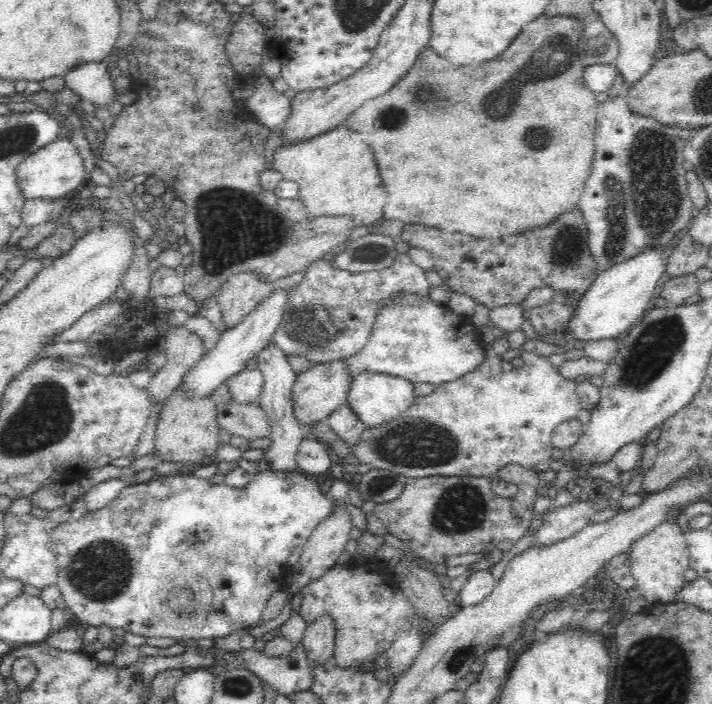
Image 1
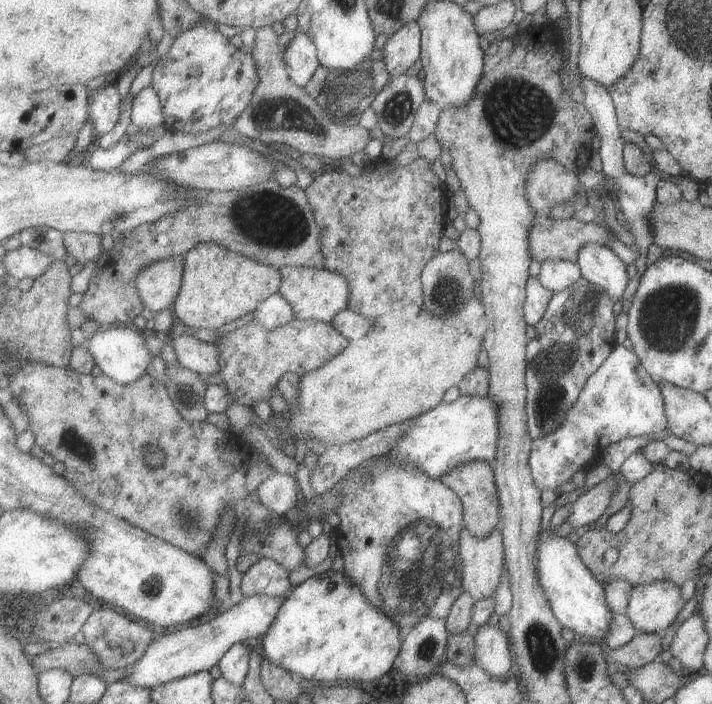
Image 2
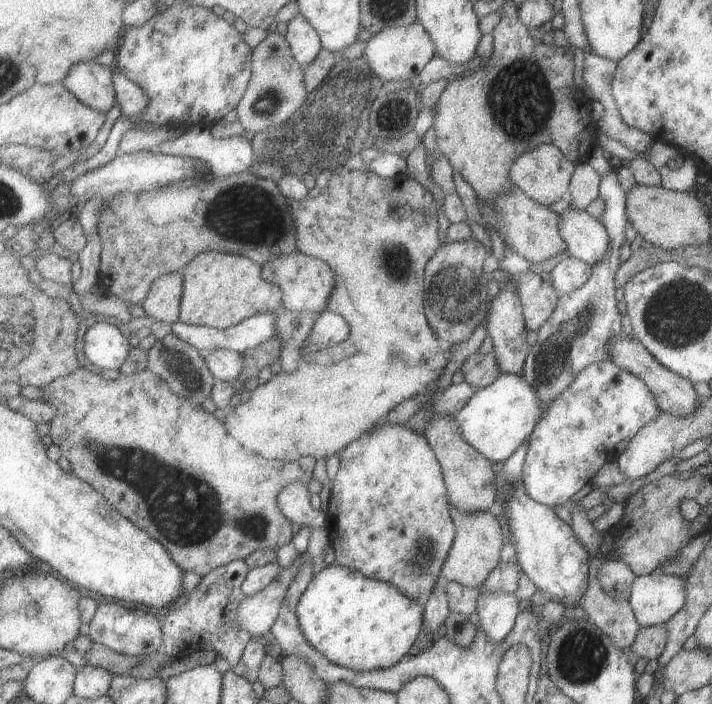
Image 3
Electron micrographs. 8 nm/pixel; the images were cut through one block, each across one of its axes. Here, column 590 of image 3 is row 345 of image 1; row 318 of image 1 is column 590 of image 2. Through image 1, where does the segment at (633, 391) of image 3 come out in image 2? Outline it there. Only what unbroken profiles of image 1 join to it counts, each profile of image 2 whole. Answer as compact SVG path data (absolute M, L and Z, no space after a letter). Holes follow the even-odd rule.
M616 344L601 366L587 378L577 402L567 410L563 424L543 437L533 440L529 457L531 474L534 475L539 490L550 490L554 493L559 486L571 481L575 472L585 473L598 465L597 458L607 444L618 442L621 438L653 436L665 429L665 406L660 388L647 376L635 354Z

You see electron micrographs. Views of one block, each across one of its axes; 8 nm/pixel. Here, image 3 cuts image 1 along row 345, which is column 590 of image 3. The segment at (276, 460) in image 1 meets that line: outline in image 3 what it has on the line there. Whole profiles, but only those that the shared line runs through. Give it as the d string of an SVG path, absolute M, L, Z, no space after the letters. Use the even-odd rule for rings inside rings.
M571 256L553 266L549 274L550 285L560 293L569 294L587 282L591 276L589 264Z

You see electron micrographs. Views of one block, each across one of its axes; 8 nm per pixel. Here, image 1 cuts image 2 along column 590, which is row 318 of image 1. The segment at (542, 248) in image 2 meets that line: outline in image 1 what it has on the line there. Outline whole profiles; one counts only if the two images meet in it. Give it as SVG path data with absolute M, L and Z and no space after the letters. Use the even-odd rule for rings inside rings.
M251 271L230 276L217 293L217 302L227 329L236 327L274 290L270 282L260 279Z

